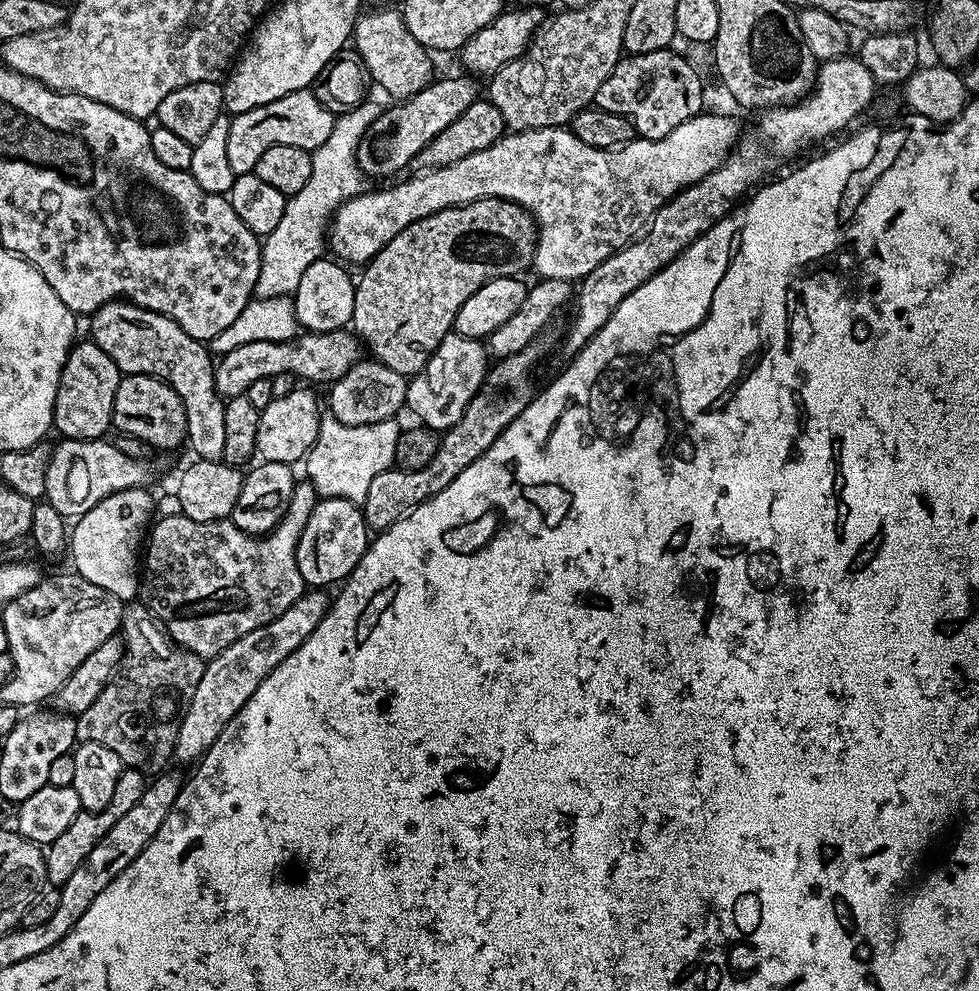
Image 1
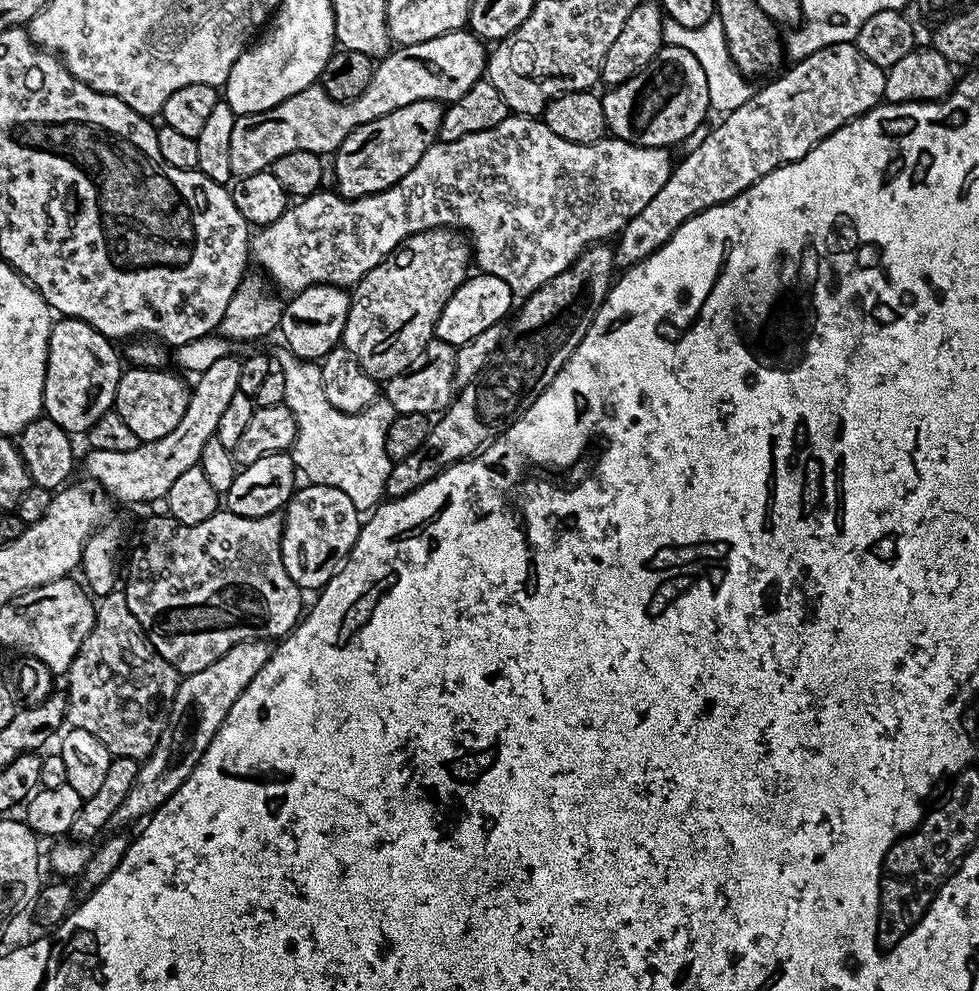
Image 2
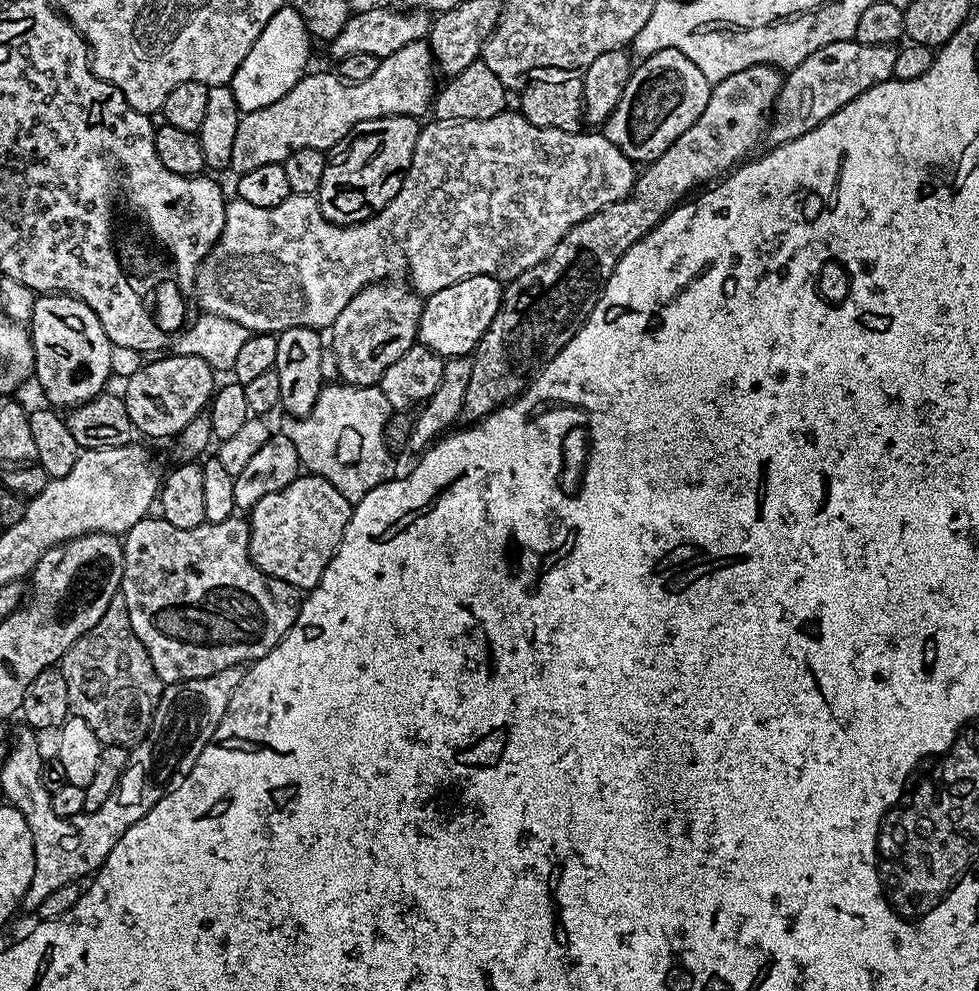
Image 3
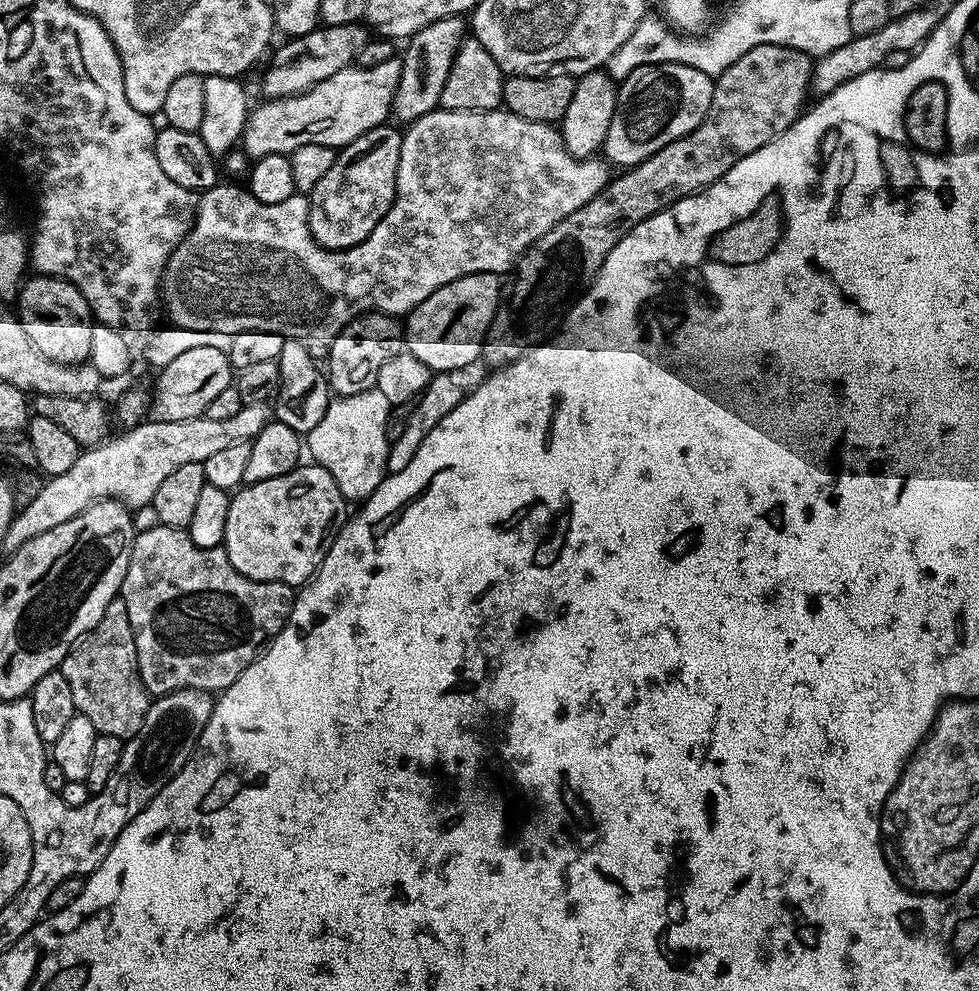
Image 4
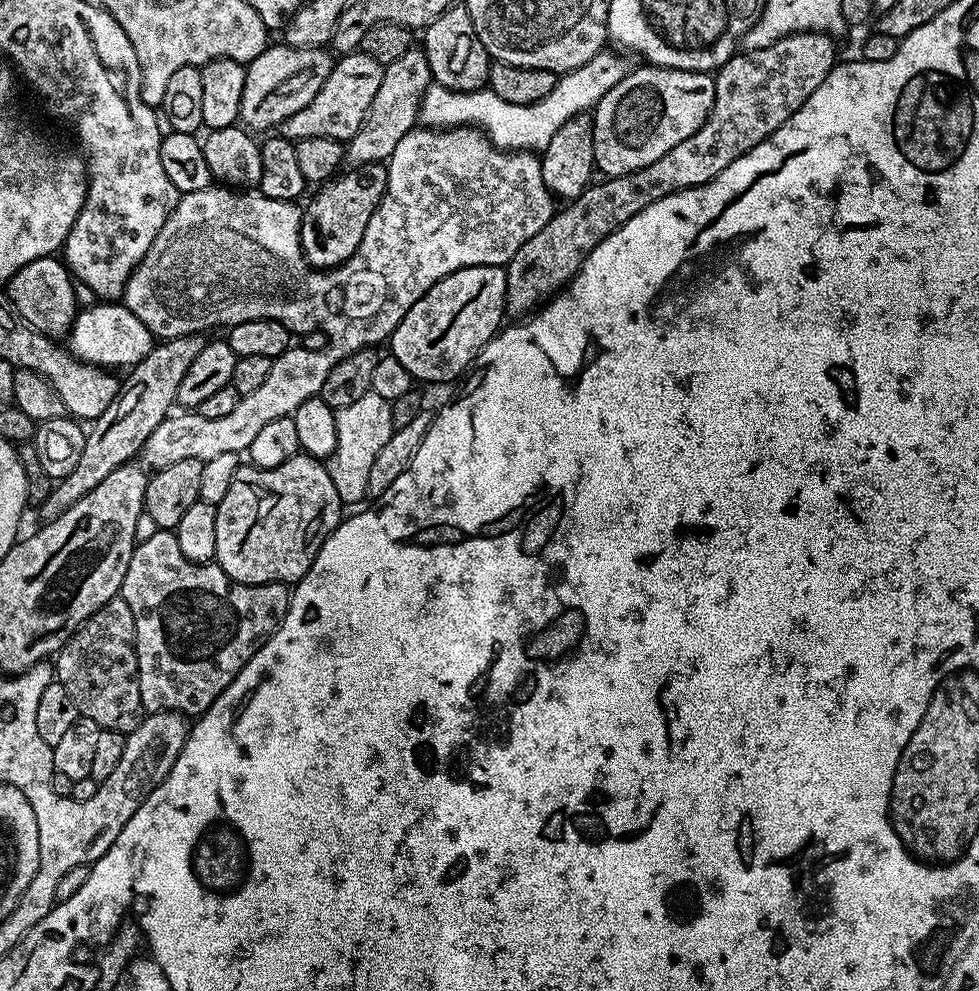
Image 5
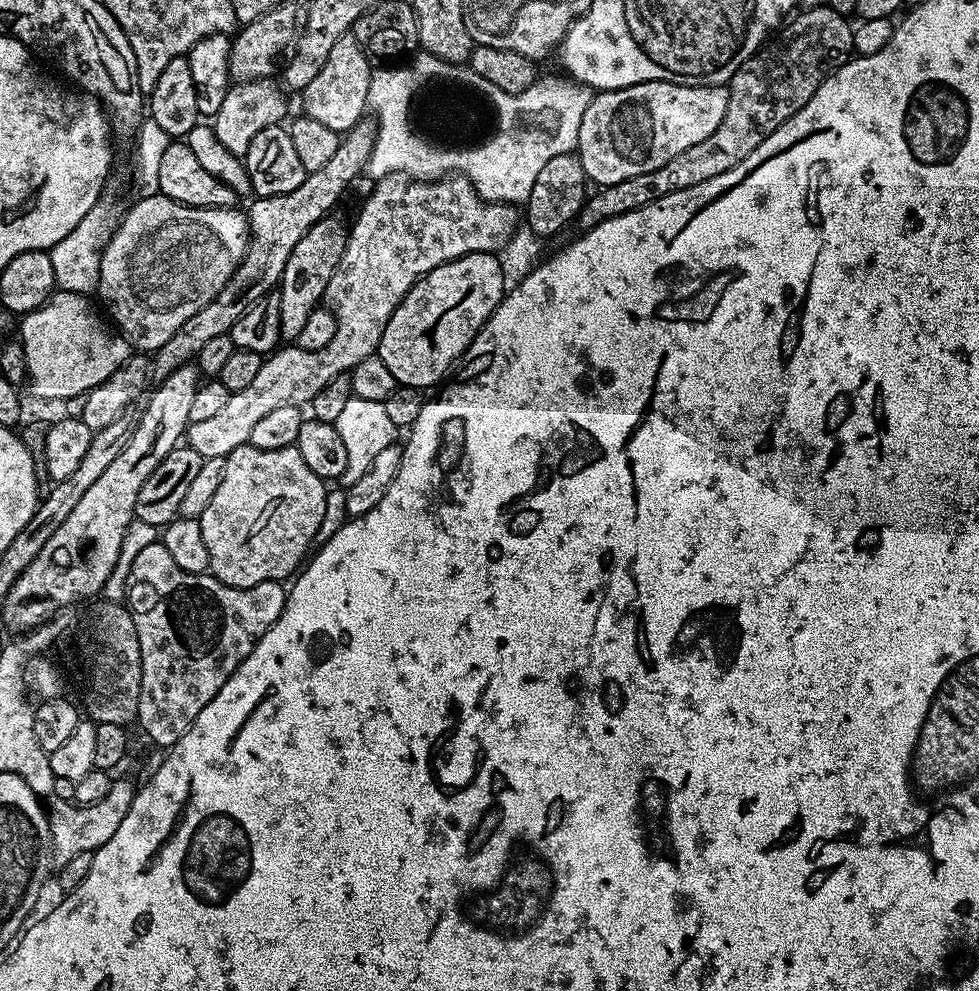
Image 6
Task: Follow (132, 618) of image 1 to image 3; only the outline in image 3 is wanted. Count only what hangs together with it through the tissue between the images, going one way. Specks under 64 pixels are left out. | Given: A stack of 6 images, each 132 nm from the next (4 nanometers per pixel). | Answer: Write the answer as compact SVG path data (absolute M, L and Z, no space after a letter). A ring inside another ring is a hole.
M117 594L106 606L106 614L66 650L58 662L70 696L69 713L80 716L101 745L117 744L131 749L139 744L152 725L152 713L160 698L162 682L150 662L146 646L134 634L123 596Z

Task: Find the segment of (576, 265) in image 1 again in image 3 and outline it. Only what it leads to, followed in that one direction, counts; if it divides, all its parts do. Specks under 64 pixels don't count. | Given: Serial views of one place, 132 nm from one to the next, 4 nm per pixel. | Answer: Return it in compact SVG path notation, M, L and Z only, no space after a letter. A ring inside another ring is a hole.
M506 110L494 118L485 120L433 119L431 123L425 123L421 127L418 142L414 146L412 165L404 176L402 190L398 190L396 197L382 211L360 224L332 224L322 214L320 201L316 196L290 195L286 198L286 202L278 202L278 206L269 208L250 206L250 202L239 198L229 199L222 234L196 272L195 303L199 307L201 304L200 308L205 313L230 319L231 322L248 328L252 334L257 332L279 334L291 328L331 329L332 323L338 318L338 314L342 314L346 302L350 302L350 298L354 298L354 294L361 292L367 284L387 281L389 278L395 277L392 276L395 272L404 272L407 268L409 274L416 280L428 275L427 291L429 293L442 290L446 286L454 286L454 282L462 282L466 278L475 276L494 276L501 282L507 282L518 274L538 266L538 262L545 260L554 250L554 246L558 246L562 237L574 226L578 226L578 222L598 214L598 210L602 210L614 202L627 200L632 191L632 185L636 183L638 168L634 161L626 158L626 154L622 154L622 150L618 150L618 146L614 146L614 142L610 142L596 130L588 130L588 133L584 130L563 132L553 128L534 126L516 110Z

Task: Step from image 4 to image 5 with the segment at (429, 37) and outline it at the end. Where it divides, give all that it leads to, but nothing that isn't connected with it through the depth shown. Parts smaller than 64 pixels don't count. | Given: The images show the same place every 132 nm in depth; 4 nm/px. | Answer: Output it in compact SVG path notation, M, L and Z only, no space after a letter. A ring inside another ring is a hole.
M420 46L406 50L398 62L383 65L383 69L382 86L378 86L378 94L374 94L374 102L370 102L370 110L366 110L362 126L358 126L358 134L347 141L346 160L349 165L387 162L394 154L394 146L398 146L398 142L417 127L420 103L428 85L433 83L432 71Z

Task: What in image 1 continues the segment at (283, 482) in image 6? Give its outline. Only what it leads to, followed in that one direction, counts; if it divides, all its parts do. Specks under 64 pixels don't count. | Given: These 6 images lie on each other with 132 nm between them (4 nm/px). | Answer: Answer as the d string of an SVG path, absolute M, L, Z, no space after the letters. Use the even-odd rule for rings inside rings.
M338 497L317 499L314 514L310 514L310 522L306 522L306 530L302 530L302 538L298 538L298 570L302 574L305 585L316 590L324 590L327 584L339 585L347 580L364 557L370 543L370 529L364 520L361 505Z

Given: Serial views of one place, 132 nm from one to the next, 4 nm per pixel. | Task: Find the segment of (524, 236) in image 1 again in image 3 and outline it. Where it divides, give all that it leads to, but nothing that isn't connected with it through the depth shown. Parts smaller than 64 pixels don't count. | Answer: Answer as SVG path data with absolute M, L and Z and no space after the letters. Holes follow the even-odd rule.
M396 282L367 284L346 302L342 314L332 323L330 349L337 355L337 370L343 383L354 387L379 385L386 366L398 362L417 343L424 300L414 289L392 283Z

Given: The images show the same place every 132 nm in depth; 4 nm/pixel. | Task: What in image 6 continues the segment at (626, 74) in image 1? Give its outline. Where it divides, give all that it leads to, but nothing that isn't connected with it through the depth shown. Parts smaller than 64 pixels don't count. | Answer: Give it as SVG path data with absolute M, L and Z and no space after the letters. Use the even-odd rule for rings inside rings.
M644 80L641 84L615 88L609 92L597 91L590 106L586 106L586 114L582 114L582 126L578 126L575 151L582 162L585 177L591 183L593 180L596 186L603 186L629 180L634 178L634 174L658 170L658 166L666 166L666 162L682 154L682 150L690 150L690 146L698 146L702 138L710 138L710 134L718 130L722 118L726 115L727 105L728 90L723 84L686 86L661 80Z

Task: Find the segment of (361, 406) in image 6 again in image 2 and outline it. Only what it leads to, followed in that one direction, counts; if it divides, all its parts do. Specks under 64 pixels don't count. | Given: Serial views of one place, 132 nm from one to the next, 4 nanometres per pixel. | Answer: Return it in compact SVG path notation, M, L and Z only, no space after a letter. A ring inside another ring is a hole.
M282 348L275 355L278 371L285 379L284 404L294 414L296 420L296 438L290 455L294 460L297 471L309 483L316 485L334 486L347 494L354 506L362 514L375 509L385 497L386 478L392 469L393 461L386 454L386 434L390 424L397 415L394 406L386 398L379 398L360 414L344 413L332 406L322 384L321 365L315 361L302 361L287 348Z

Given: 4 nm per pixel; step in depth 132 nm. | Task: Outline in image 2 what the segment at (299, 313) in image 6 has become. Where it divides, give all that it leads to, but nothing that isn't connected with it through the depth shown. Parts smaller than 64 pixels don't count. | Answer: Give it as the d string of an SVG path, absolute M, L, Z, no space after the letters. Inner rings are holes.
M438 100L410 102L410 106L402 106L402 110L390 110L390 114L358 126L334 153L335 191L348 200L357 200L378 194L406 178L406 174L418 166L418 158L426 154L431 144L437 143L444 109L445 105Z

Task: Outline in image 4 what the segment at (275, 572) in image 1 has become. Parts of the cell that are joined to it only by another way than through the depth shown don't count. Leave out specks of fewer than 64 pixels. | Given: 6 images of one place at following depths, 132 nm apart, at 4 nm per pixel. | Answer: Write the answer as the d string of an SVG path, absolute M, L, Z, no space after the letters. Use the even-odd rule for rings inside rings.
M159 526L136 533L119 599L126 602L126 614L134 630L138 670L149 697L187 688L219 694L229 688L242 670L260 657L265 645L284 629L292 613L294 588L282 582L246 578L230 566L223 547L199 548L194 546L185 529Z

